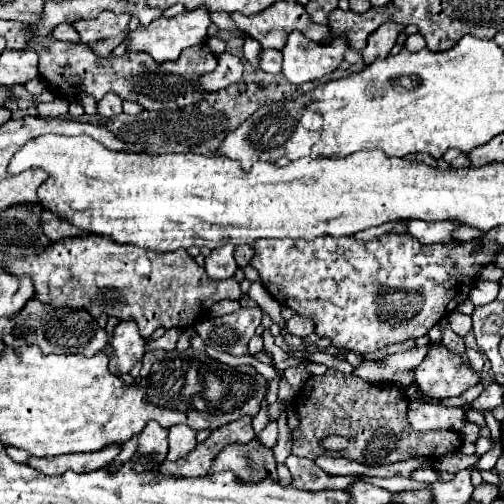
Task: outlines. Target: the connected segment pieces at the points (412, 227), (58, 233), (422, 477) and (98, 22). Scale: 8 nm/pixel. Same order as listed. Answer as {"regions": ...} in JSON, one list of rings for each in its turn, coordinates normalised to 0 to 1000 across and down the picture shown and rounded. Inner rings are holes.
{"regions":[[[[812,438],[804,462],[823,470],[831,482],[891,482],[899,474],[899,454],[911,446],[903,442],[843,442],[843,438]]],[[[89,419],[85,423],[85,458],[89,466],[101,474],[101,478],[121,478],[129,470],[165,470],[165,466],[177,466],[173,458],[161,458],[137,442],[129,442],[129,435],[113,435],[113,427]]],[[[859,927],[831,931],[815,938],[815,950],[857,960],[871,950],[867,935]]],[[[204,22],[196,34],[188,38],[161,38],[149,46],[149,58],[161,69],[161,81],[181,89],[196,77],[212,77],[212,73],[228,73],[236,65],[252,62],[260,30],[244,26],[244,30],[228,30],[224,22]]]]}

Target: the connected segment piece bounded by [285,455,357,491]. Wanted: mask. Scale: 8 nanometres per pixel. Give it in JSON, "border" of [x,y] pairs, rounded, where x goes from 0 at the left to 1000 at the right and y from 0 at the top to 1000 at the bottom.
{"border":[[[573,903],[565,923],[573,927],[577,942],[581,942],[581,966],[593,970],[617,970],[617,974],[637,974],[637,970],[677,970],[685,974],[700,950],[708,950],[708,942],[653,942],[649,935],[641,935],[625,915],[617,911],[601,911],[589,903]]]}

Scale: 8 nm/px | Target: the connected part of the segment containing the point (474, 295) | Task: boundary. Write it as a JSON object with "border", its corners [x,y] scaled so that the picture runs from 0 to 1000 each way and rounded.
{"border":[[[950,554],[938,573],[935,573],[931,595],[937,597],[942,607],[962,605],[980,597],[986,591],[988,581],[990,562]]]}

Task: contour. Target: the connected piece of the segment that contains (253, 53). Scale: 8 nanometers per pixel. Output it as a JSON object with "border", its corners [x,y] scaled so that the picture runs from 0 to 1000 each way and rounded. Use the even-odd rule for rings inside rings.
{"border":[[[490,73],[490,121],[502,129],[502,133],[514,133],[514,101],[518,101],[518,89],[502,77]]]}

